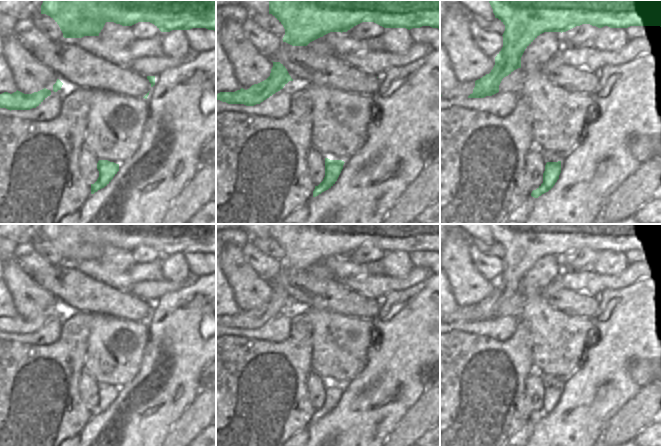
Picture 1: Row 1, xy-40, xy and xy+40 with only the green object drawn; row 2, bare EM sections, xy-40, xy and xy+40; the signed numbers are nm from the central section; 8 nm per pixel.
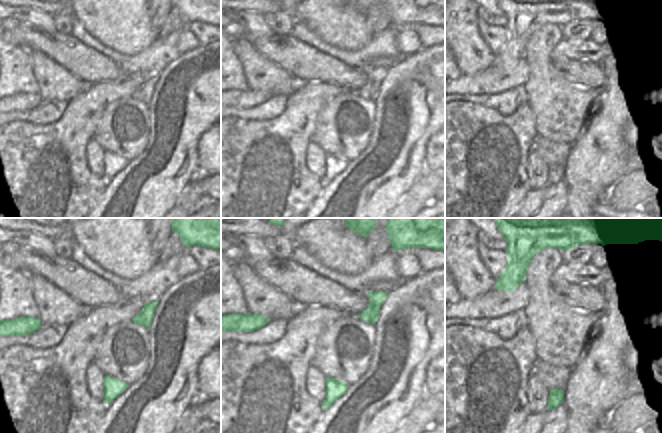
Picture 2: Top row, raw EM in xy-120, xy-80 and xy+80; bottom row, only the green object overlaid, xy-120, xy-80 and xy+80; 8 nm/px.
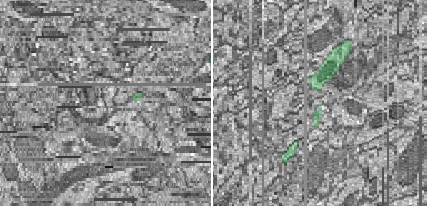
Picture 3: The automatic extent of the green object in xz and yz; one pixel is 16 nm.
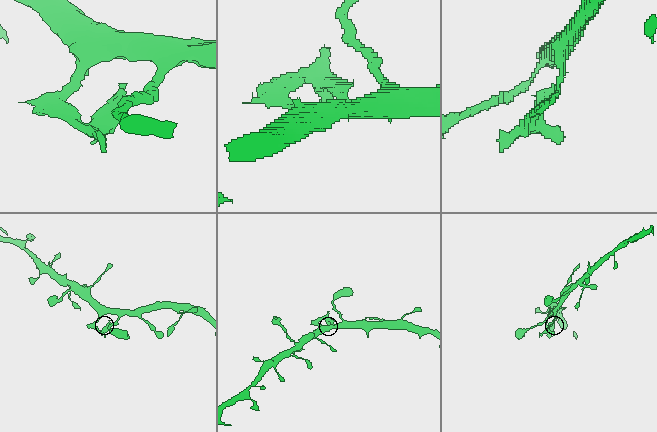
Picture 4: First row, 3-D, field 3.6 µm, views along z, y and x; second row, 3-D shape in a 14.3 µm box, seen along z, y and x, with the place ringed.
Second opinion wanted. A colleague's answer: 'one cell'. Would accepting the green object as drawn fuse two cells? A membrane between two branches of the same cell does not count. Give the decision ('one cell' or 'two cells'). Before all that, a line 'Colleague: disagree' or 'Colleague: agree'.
Colleague: disagree
two cells

